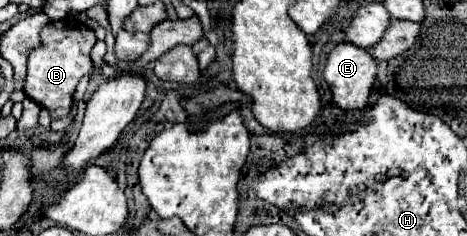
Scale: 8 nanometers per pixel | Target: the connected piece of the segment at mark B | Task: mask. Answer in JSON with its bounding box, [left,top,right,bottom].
[25,19,97,119]

